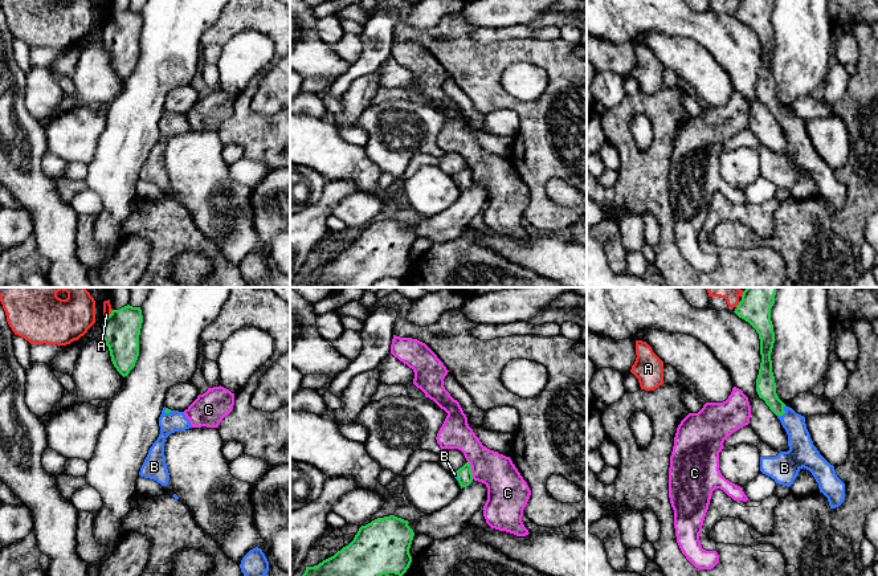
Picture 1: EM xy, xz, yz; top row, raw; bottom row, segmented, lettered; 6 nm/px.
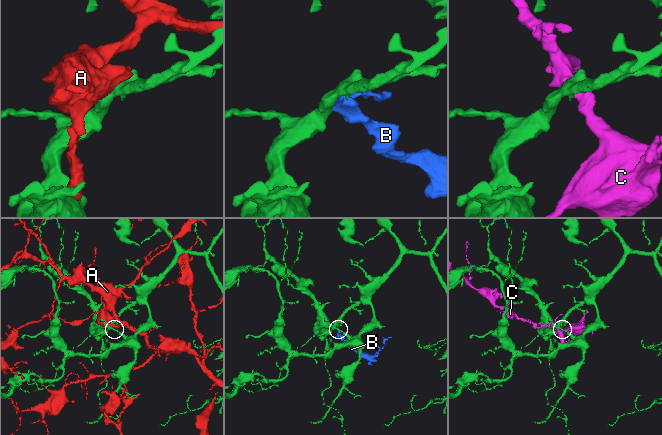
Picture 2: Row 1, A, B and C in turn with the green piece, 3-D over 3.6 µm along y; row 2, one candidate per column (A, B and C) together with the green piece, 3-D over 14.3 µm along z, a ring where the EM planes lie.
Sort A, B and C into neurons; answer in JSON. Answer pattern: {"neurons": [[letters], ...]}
{"neurons": [["A"], ["B"], ["C"]]}

